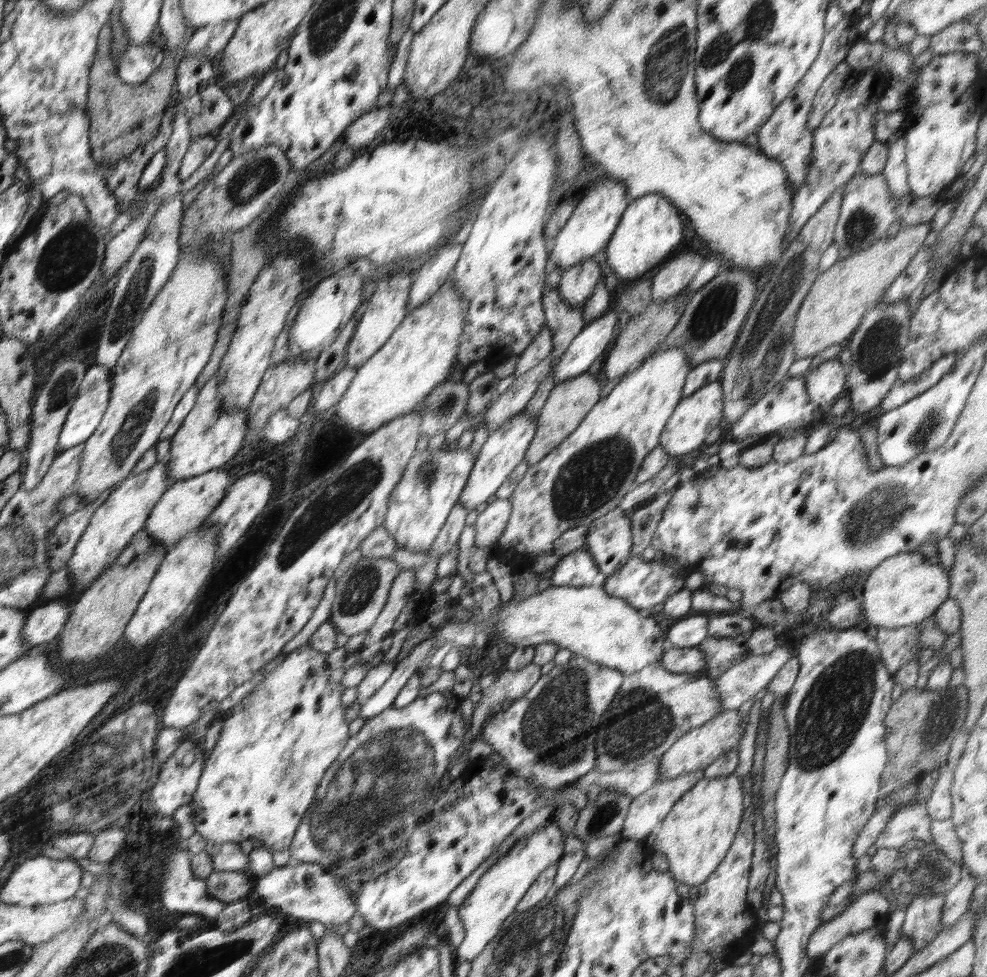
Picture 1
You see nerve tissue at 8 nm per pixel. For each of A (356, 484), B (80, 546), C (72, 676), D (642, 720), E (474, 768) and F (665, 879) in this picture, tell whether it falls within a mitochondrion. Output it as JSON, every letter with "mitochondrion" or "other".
{"A":"mitochondrion","B":"other","C":"other","D":"mitochondrion","E":"other","F":"other"}

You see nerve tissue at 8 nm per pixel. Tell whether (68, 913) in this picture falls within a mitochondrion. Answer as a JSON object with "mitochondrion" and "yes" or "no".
{"mitochondrion":"no"}

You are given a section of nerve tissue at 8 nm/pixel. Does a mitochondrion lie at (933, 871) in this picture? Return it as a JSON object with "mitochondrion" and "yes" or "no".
{"mitochondrion":"yes"}

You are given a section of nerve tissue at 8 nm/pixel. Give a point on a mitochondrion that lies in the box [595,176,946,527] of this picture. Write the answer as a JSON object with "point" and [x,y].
{"point":[763,351]}

